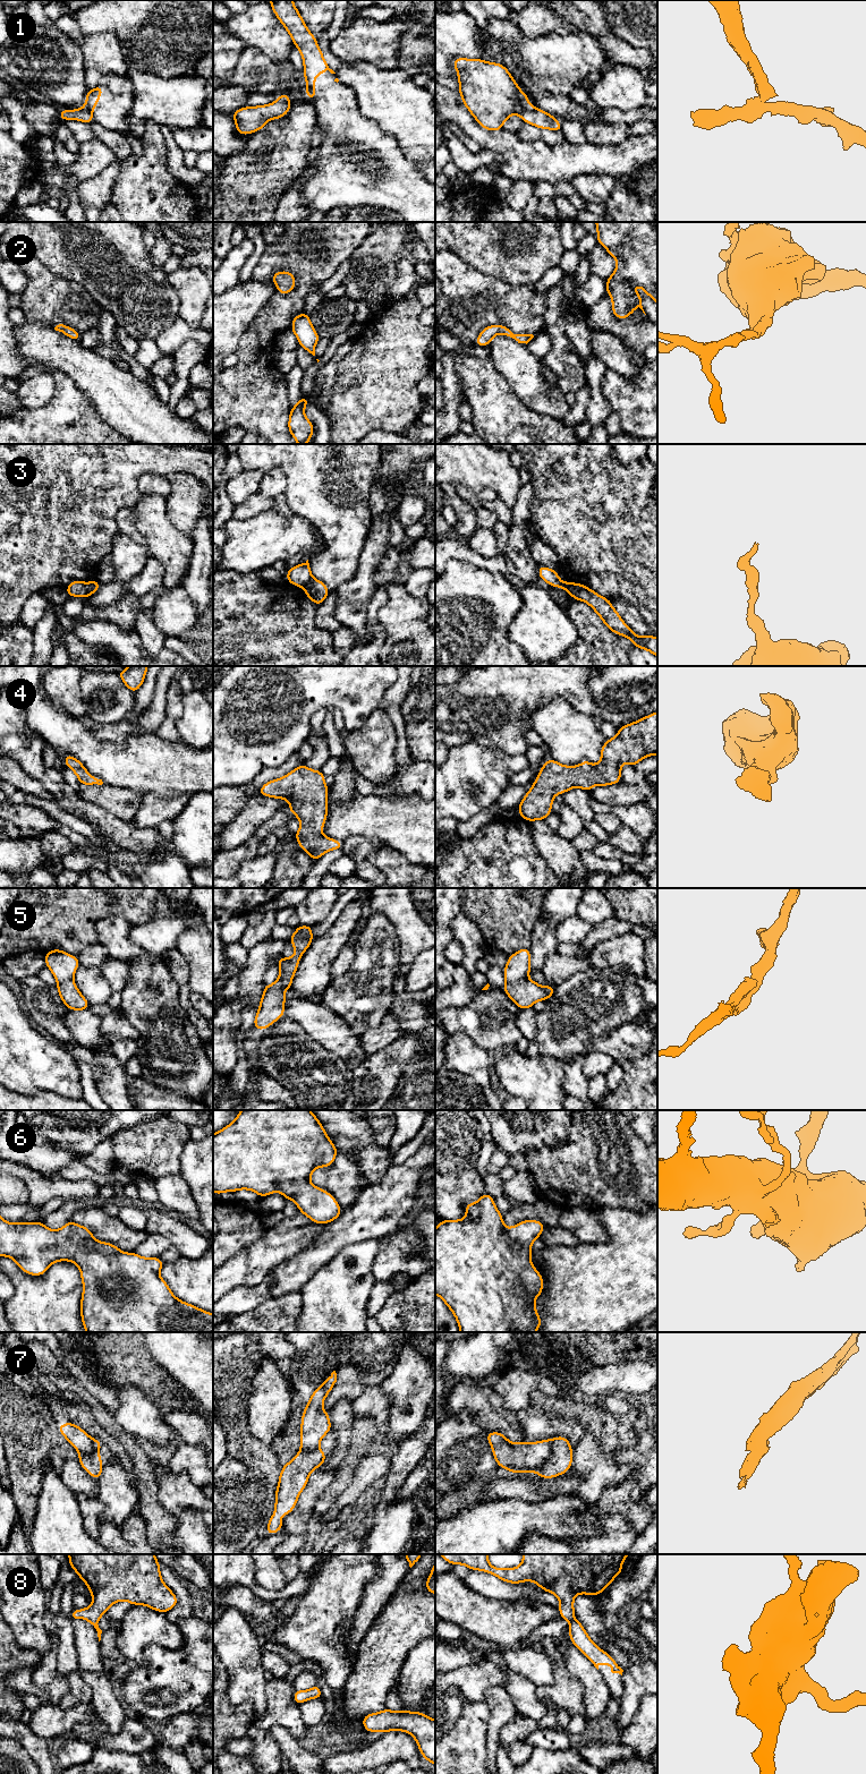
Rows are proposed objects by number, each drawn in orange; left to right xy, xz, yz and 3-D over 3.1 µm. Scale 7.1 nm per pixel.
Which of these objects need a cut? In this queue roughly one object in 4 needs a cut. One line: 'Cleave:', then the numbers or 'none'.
Cleave: 1, 3, 5, 7

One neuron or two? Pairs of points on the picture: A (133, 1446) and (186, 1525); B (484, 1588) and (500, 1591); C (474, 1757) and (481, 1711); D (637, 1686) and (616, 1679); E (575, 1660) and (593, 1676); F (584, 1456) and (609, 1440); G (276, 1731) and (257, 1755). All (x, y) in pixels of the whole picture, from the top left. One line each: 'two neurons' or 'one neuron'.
A: two neurons
B: one neuron
C: one neuron
D: two neurons
E: one neuron
F: two neurons
G: two neurons

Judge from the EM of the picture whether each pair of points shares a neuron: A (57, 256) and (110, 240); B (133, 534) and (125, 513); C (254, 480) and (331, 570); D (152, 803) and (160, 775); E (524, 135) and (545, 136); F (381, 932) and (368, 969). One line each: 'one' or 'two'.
A: one
B: one
C: two
D: two
E: one
F: one

